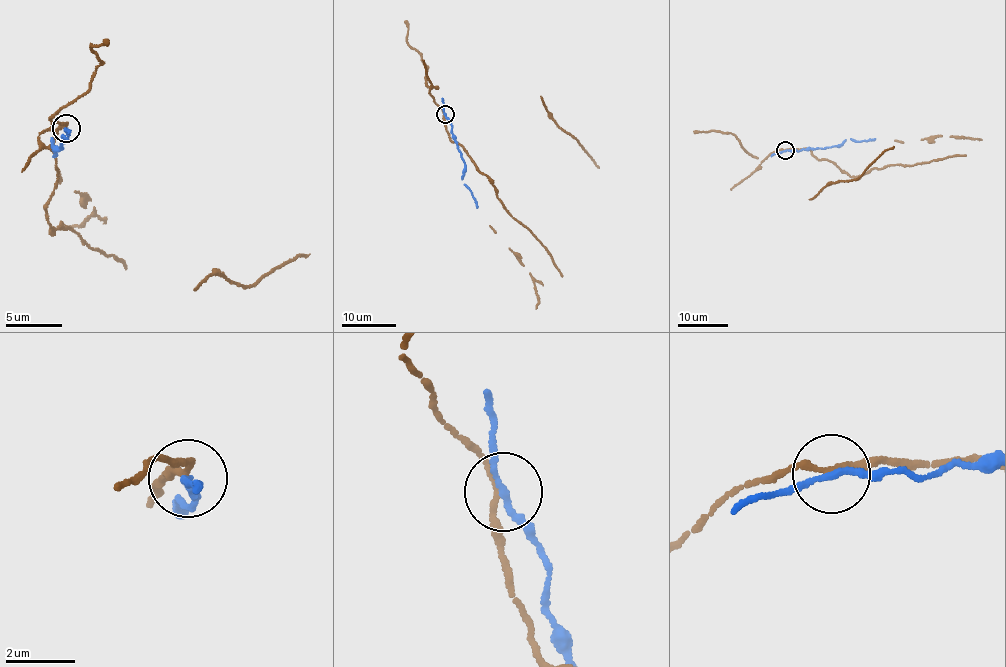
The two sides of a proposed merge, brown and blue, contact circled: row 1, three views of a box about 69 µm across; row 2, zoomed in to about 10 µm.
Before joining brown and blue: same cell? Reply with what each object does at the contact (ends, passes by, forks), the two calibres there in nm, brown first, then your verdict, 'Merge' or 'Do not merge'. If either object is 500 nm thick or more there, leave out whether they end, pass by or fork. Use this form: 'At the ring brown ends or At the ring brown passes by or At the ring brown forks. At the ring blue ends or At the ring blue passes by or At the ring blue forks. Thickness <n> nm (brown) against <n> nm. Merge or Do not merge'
At the ring brown passes by. At the ring blue passes by. Thickness 150 nm (brown) against 160 nm. Merge

